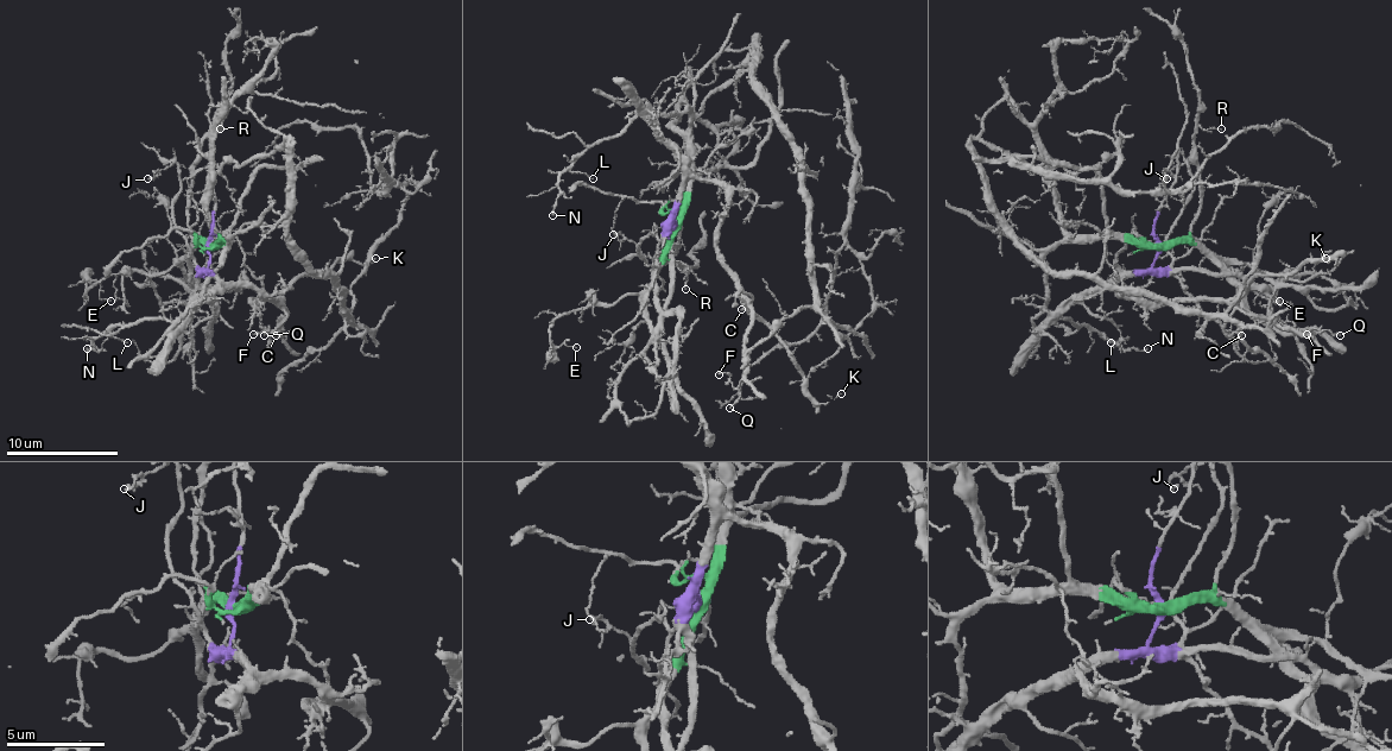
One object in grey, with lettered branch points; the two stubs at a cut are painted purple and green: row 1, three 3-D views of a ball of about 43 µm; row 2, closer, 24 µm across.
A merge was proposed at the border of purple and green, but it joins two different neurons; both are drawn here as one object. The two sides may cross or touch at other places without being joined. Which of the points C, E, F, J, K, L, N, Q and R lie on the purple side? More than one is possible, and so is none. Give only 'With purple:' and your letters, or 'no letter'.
With purple: C, F, J, K, L, N, Q

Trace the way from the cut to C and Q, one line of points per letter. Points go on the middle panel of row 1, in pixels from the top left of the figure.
C: (674, 227), (679, 188), (691, 176), (725, 190), (719, 263), (752, 296), (741, 291), (741, 310)
Q: (674, 227), (679, 188), (691, 176), (713, 180), (725, 190), (719, 263), (750, 310), (747, 368), (731, 408)

